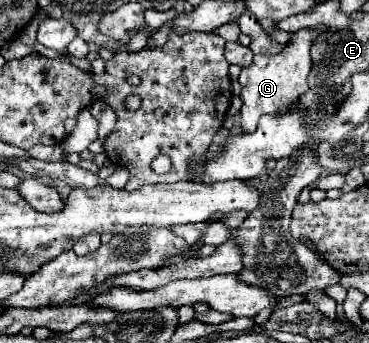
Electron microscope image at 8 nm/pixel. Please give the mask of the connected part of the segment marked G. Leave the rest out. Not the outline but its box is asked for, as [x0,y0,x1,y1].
[240,31,316,133]

